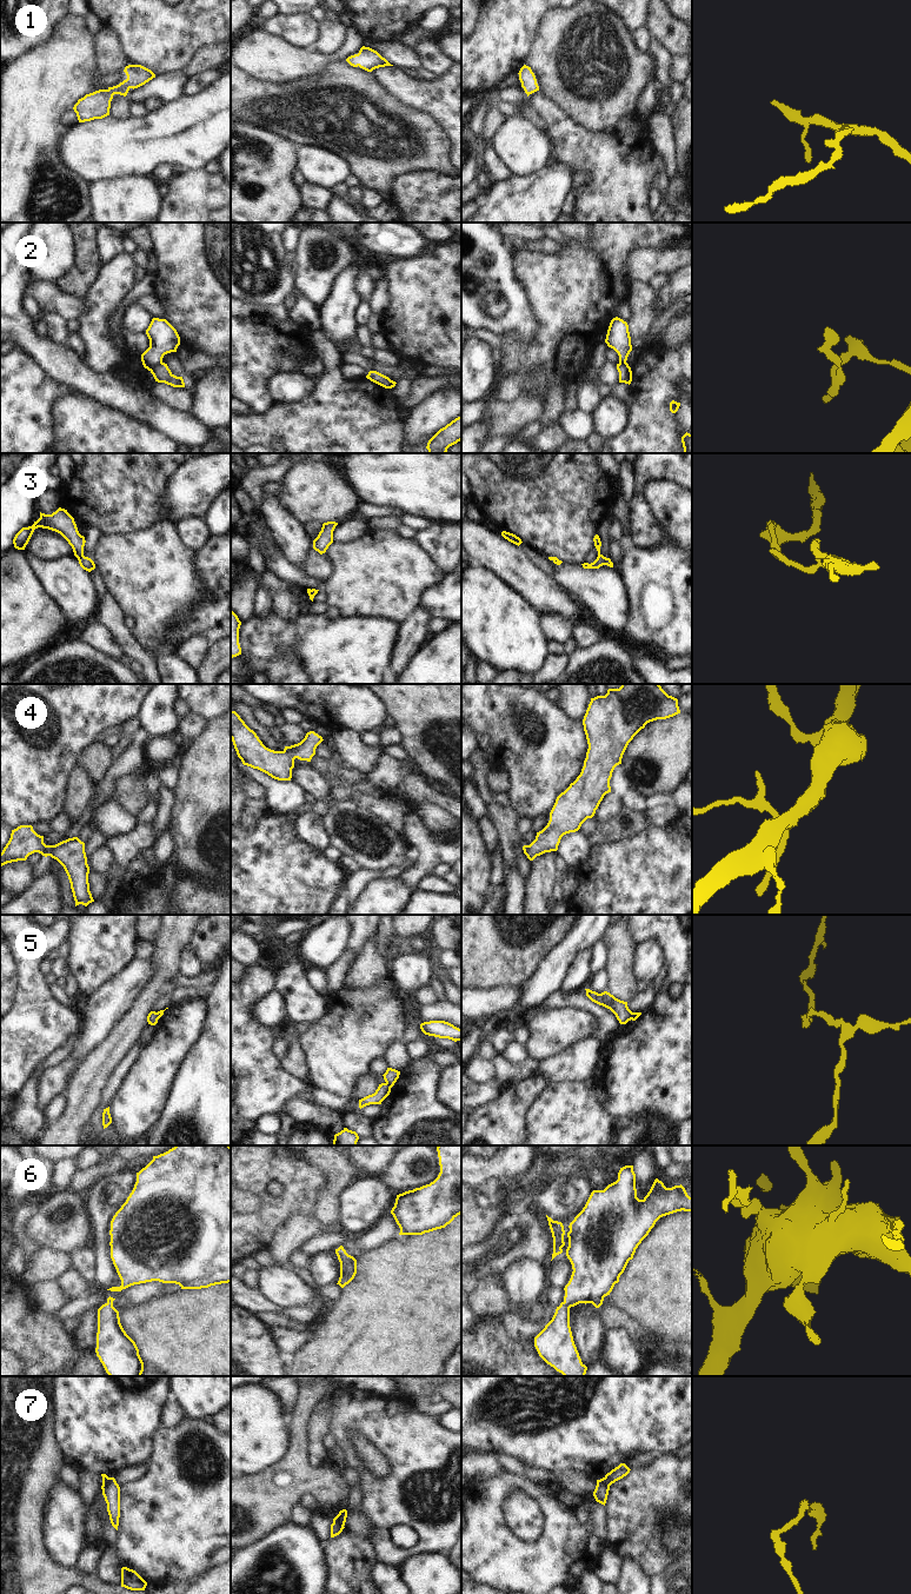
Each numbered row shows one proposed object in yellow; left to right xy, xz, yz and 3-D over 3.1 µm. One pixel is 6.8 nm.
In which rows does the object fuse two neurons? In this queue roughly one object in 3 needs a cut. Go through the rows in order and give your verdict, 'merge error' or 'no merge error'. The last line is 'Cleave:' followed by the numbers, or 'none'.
1: no merge error
2: merge error
3: no merge error
4: no merge error
5: merge error
6: no merge error
7: merge error
Cleave: 2, 5, 7

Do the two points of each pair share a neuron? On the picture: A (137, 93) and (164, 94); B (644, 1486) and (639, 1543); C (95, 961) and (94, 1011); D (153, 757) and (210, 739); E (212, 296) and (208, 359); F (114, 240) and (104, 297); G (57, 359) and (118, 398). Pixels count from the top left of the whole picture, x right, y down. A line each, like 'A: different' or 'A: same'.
A: same
B: same
C: different
D: different
E: different
F: different
G: same

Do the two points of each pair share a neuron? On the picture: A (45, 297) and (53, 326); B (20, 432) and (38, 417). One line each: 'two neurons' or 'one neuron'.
A: two neurons
B: one neuron

